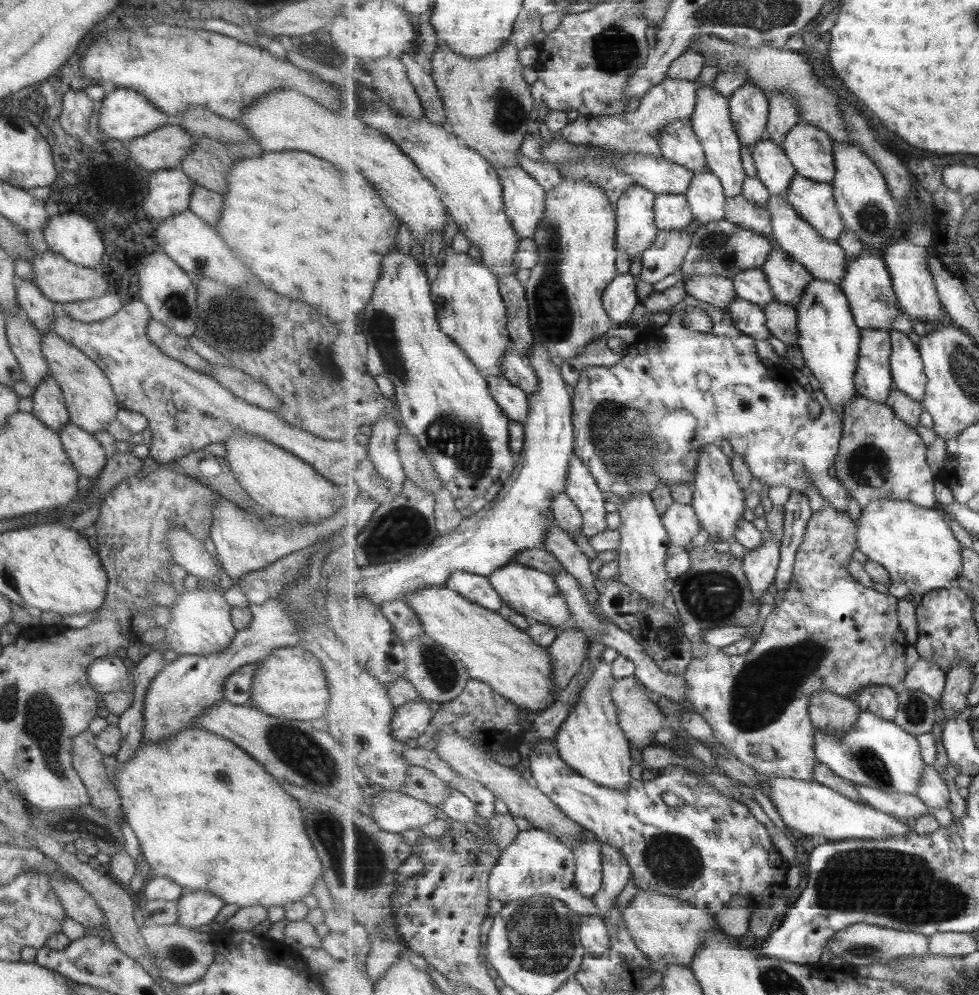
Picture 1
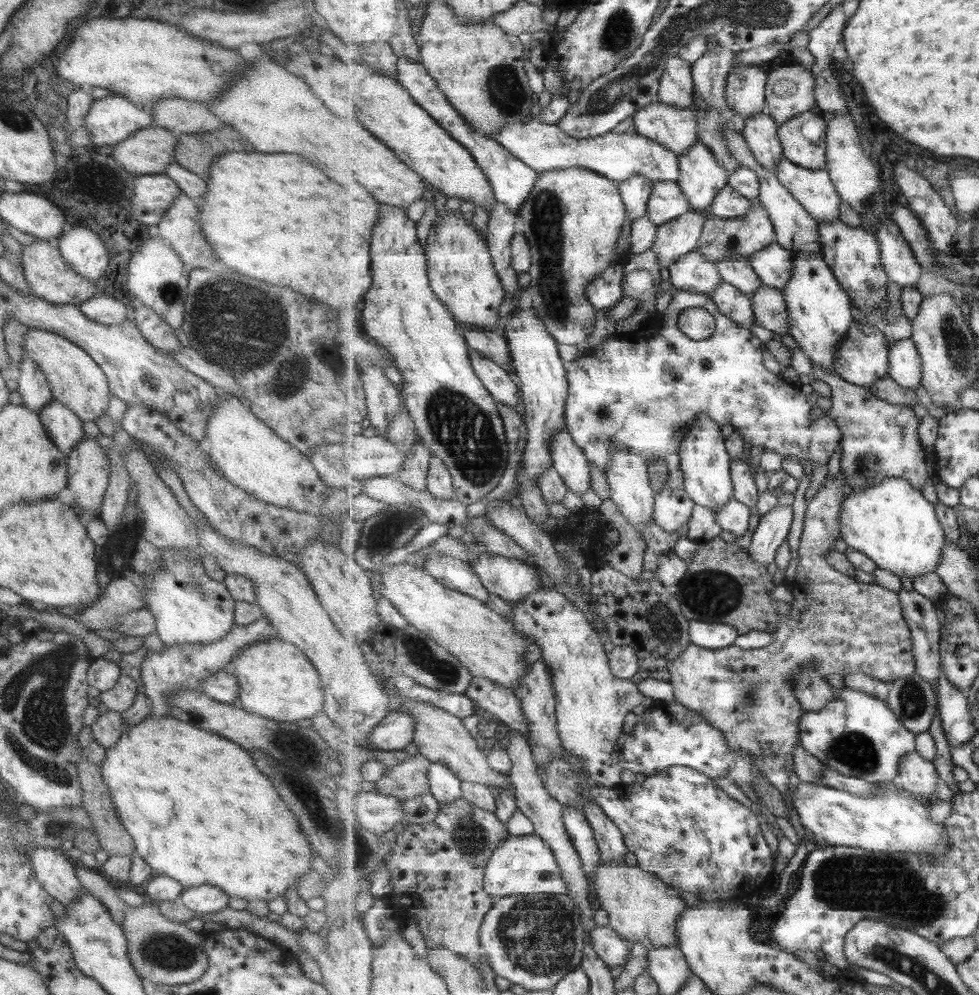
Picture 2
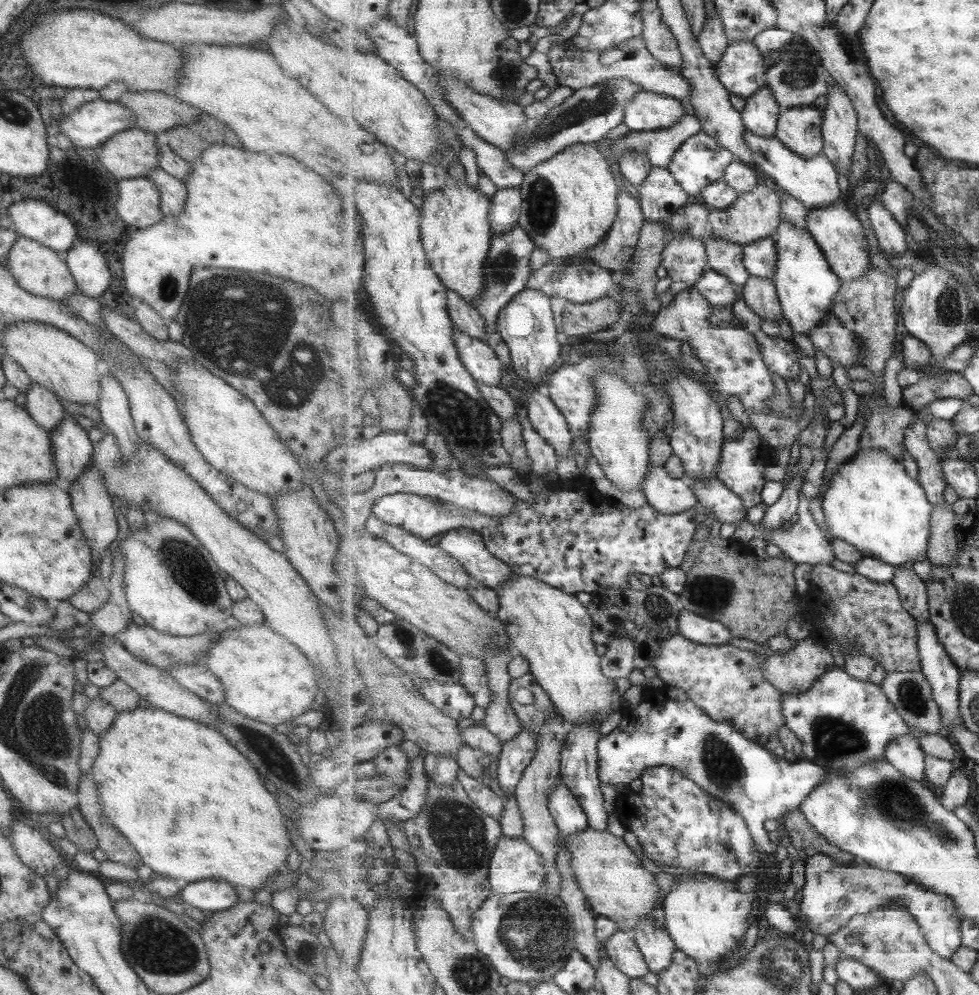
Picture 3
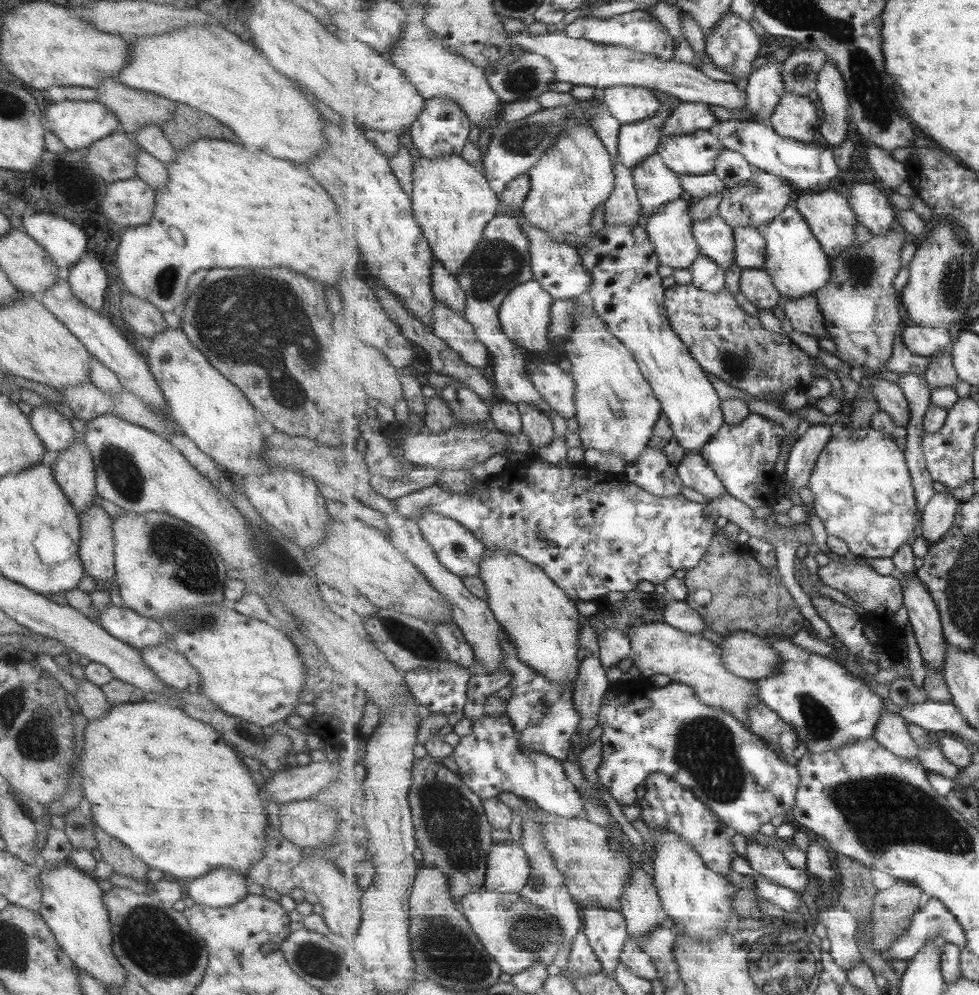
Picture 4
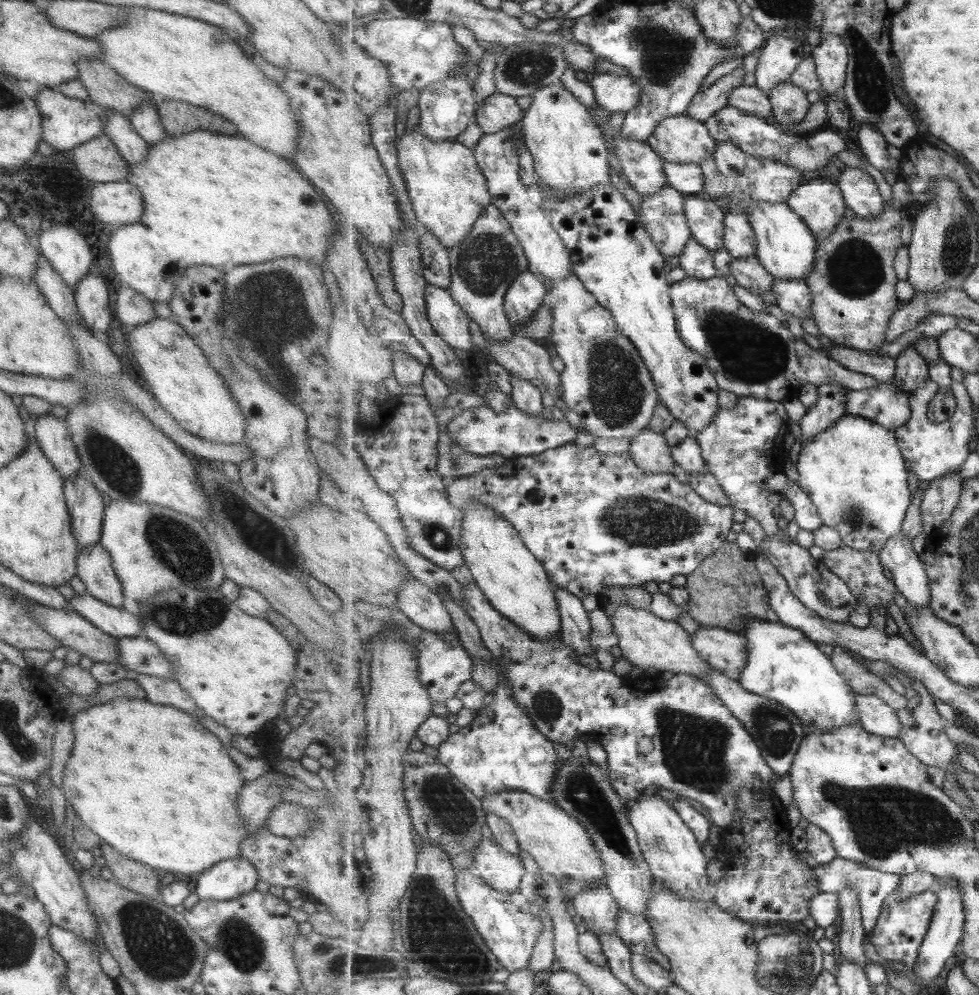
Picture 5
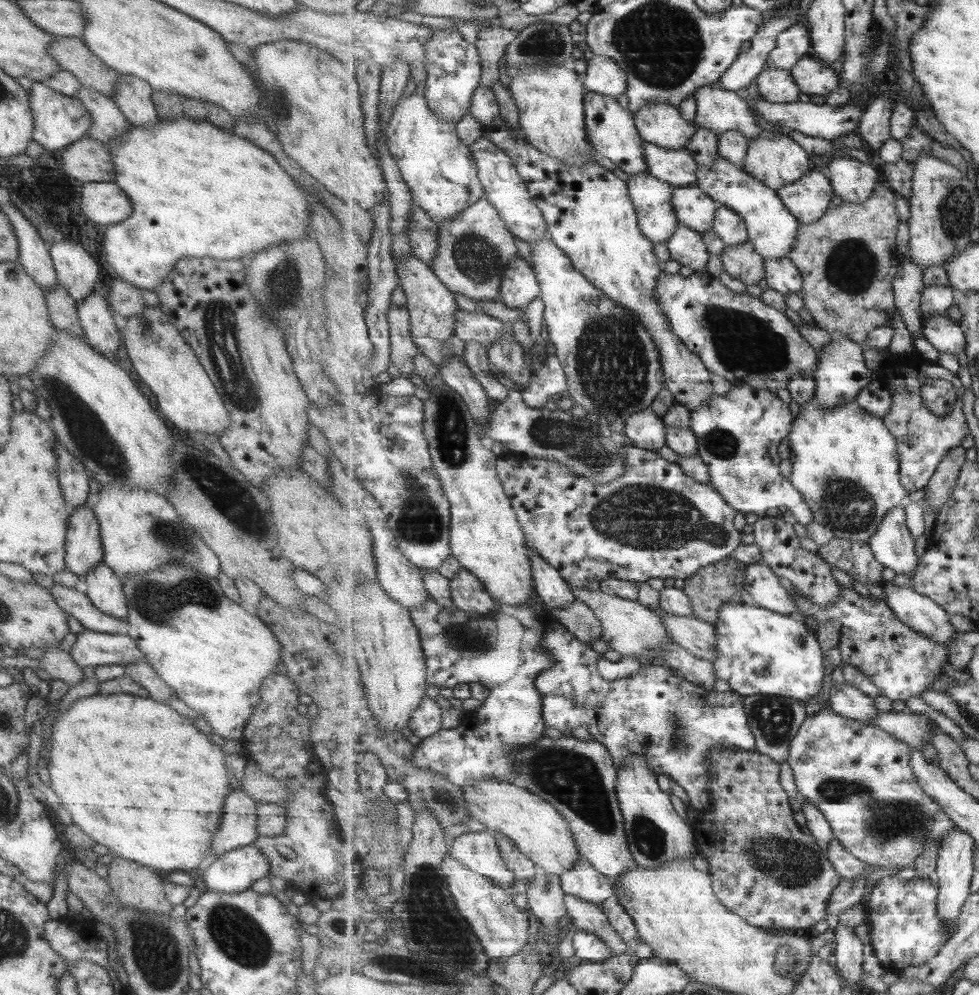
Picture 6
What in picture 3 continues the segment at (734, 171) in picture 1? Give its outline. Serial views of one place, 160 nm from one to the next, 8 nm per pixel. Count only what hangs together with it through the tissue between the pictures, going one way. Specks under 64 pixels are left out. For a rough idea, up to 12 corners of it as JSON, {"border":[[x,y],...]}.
{"border":[[718,10],[706,17],[698,43],[717,68],[730,45]]}

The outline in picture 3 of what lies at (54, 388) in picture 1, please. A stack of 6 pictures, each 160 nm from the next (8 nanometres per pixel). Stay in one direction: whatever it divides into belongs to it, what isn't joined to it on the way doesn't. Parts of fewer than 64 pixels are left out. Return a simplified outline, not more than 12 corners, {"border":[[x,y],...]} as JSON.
{"border":[[75,416],[48,434],[62,487],[92,463],[93,446]]}

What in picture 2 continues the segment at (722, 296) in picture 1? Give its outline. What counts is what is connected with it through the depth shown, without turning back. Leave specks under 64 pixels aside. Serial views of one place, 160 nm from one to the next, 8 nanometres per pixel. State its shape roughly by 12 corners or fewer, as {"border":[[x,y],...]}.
{"border":[[698,250],[669,268],[679,290],[709,297],[724,282]]}

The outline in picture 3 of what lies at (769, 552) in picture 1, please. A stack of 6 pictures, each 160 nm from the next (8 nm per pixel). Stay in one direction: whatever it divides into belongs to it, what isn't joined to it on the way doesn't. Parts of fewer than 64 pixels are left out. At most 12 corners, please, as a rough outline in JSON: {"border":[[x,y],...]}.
{"border":[[795,464],[782,497],[765,511],[767,533],[783,528],[799,510],[799,490],[805,482]]}

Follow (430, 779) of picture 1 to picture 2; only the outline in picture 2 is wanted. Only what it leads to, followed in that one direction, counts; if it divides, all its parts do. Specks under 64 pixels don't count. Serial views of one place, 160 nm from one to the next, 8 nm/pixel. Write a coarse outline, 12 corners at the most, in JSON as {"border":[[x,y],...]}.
{"border":[[419,753],[390,767],[370,788],[402,801],[432,792]]}

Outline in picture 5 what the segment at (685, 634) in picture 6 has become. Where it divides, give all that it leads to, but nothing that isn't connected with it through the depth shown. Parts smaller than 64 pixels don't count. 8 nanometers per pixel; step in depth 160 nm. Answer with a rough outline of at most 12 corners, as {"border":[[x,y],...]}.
{"border":[[700,626],[694,647],[739,681],[748,638],[725,627]]}

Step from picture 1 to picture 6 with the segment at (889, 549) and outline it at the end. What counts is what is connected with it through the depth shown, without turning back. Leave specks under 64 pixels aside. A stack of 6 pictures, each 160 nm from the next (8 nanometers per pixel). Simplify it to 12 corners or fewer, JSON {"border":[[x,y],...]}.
{"border":[[857,404],[800,406],[791,483],[836,538],[908,502],[897,438]]}

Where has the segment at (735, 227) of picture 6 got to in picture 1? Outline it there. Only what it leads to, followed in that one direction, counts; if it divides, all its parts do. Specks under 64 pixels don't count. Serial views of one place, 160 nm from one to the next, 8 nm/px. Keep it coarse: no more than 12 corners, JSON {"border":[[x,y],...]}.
{"border":[[781,248],[762,269],[776,300],[795,307],[816,279]]}

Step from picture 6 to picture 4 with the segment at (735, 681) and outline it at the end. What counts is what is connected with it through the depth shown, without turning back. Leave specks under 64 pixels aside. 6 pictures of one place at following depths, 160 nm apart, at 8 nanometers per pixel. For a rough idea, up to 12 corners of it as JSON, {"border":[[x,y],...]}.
{"border":[[769,640],[755,681],[808,751],[874,738],[885,700],[832,658]]}

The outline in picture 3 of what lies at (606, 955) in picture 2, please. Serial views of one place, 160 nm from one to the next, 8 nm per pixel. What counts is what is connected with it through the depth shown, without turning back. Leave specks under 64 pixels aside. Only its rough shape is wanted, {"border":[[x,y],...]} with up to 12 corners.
{"border":[[617,931],[605,951],[623,974],[650,970],[633,936]]}

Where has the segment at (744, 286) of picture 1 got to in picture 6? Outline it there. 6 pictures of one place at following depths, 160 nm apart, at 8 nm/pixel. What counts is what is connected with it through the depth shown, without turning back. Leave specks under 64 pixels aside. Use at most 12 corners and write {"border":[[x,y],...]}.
{"border":[[696,184],[674,194],[683,226],[702,235],[714,229],[721,207]]}

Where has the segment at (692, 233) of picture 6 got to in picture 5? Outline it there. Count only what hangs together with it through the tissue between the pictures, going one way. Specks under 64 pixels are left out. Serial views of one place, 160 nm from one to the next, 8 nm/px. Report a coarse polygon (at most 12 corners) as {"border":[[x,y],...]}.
{"border":[[693,238],[679,260],[687,276],[719,273],[712,252]]}

